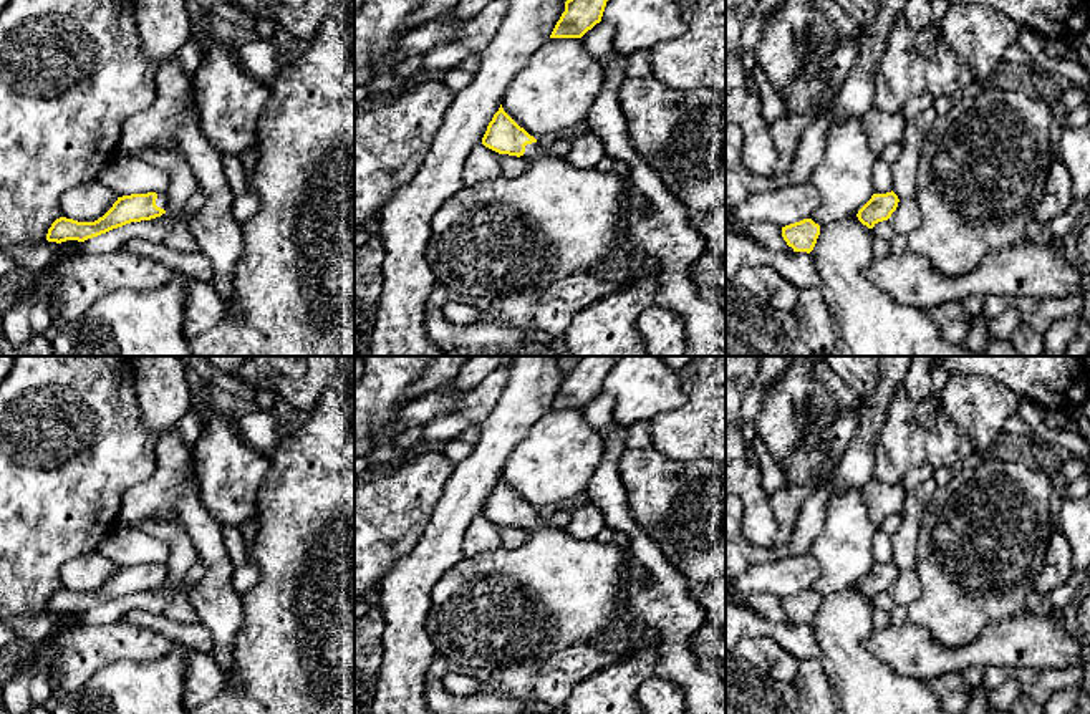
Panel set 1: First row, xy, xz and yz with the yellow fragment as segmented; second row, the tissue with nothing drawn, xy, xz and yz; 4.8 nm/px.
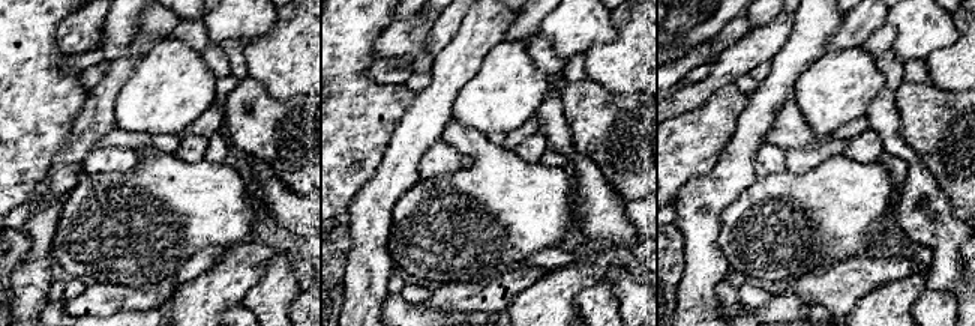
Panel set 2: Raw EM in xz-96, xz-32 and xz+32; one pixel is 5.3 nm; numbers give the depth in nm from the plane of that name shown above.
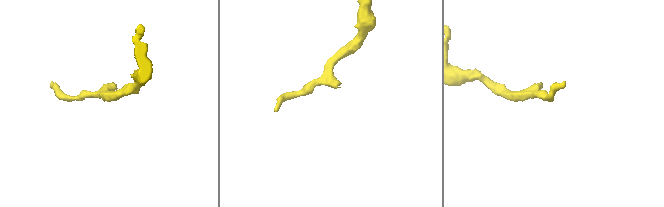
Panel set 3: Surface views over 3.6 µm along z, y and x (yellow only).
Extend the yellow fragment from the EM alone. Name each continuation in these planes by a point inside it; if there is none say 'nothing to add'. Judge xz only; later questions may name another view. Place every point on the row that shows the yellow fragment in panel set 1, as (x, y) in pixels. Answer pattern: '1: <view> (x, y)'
1: xz (499, 237)

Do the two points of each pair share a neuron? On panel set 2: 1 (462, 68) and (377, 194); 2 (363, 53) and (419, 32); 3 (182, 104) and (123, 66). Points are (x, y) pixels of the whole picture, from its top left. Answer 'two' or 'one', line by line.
1: one
2: two
3: two

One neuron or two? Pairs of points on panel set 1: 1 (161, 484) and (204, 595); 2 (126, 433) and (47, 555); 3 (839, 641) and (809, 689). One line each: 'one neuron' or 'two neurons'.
1: one neuron
2: one neuron
3: two neurons

